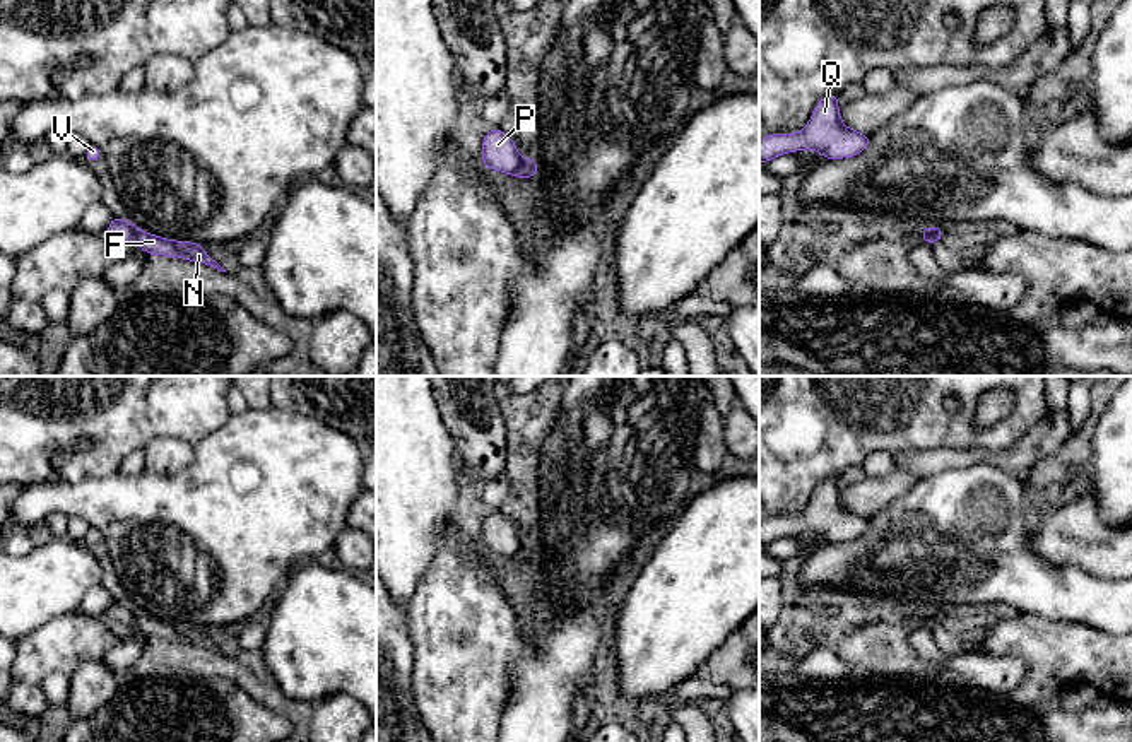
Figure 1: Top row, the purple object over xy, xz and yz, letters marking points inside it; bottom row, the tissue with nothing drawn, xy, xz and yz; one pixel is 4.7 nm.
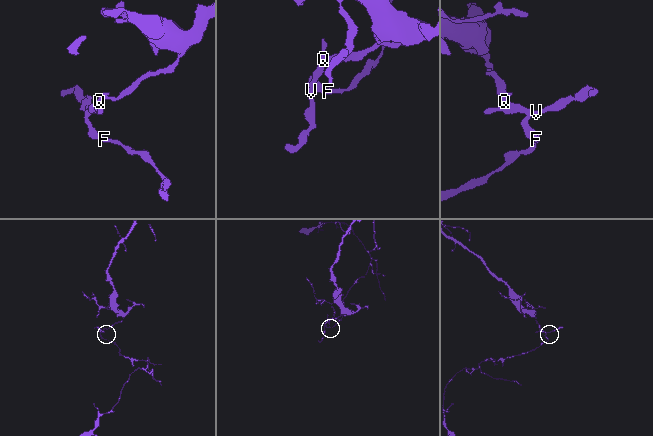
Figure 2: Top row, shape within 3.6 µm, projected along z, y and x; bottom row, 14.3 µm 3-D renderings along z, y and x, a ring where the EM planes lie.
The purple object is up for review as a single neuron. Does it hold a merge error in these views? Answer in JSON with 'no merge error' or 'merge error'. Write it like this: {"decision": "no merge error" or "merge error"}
{"decision": "merge error"}

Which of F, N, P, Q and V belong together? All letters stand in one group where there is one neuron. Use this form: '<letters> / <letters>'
F N / P Q V

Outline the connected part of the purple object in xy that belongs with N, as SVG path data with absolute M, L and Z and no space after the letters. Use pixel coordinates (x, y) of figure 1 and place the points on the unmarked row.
M135 610L135 624L147 638L168 638L180 639L190 645L210 648L221 655L226 655L215 643L212 643L203 627L193 624L174 624L149 617L145 612Z

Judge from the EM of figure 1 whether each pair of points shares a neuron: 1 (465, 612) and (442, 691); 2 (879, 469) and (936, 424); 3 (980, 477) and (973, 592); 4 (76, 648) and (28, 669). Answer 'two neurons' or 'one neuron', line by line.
1: one neuron
2: two neurons
3: one neuron
4: one neuron

